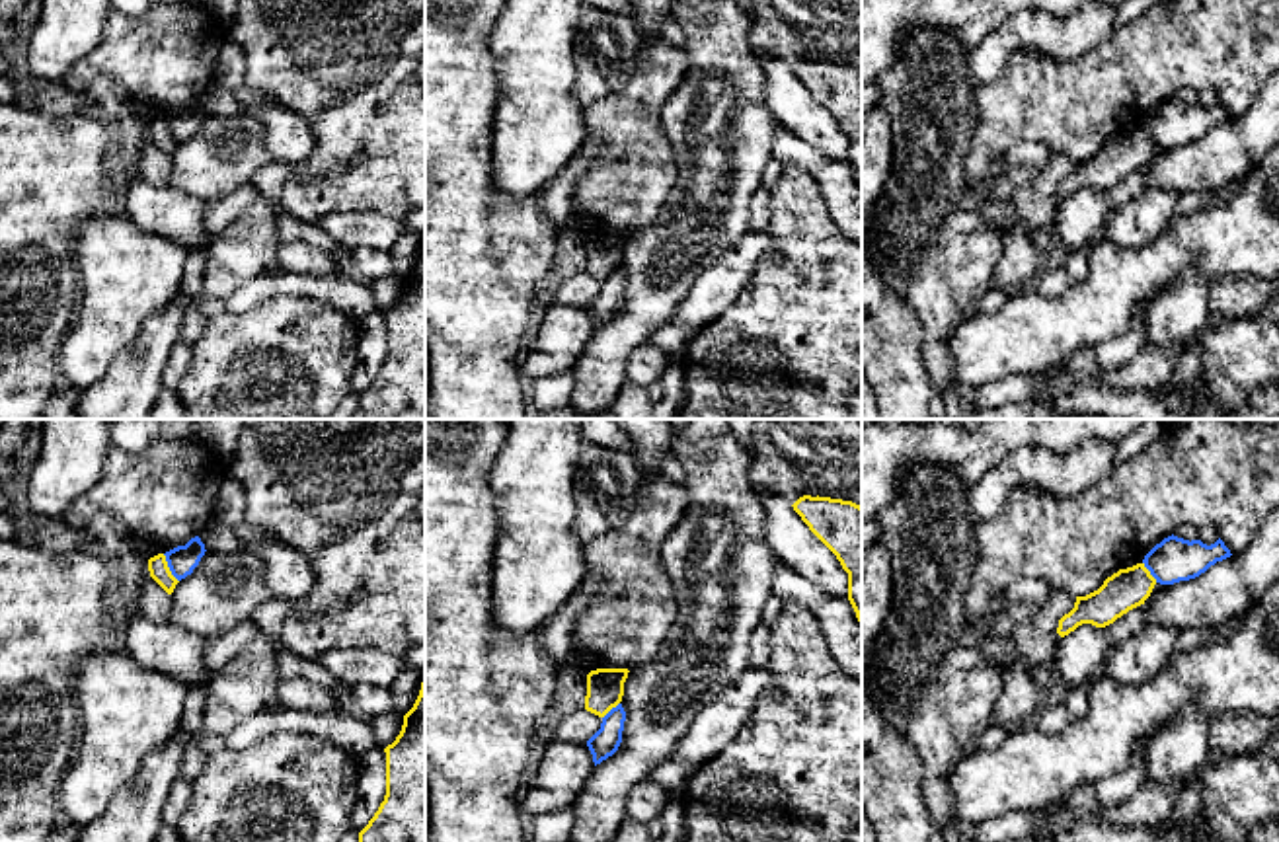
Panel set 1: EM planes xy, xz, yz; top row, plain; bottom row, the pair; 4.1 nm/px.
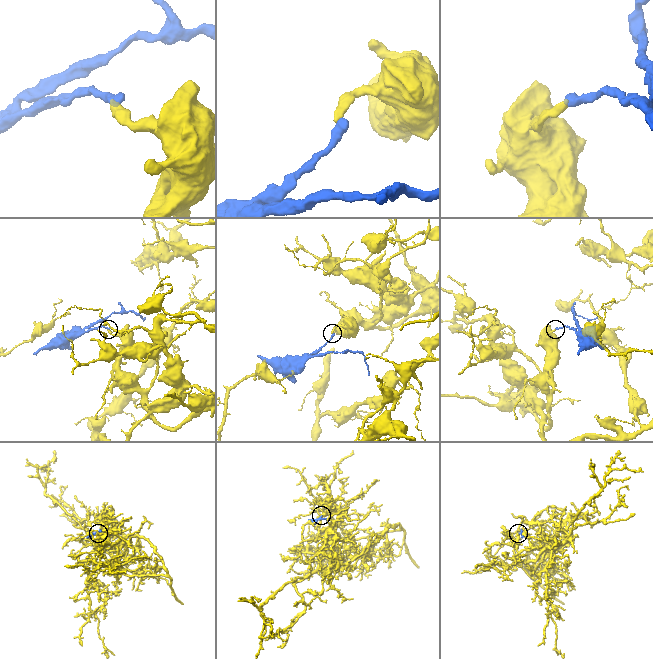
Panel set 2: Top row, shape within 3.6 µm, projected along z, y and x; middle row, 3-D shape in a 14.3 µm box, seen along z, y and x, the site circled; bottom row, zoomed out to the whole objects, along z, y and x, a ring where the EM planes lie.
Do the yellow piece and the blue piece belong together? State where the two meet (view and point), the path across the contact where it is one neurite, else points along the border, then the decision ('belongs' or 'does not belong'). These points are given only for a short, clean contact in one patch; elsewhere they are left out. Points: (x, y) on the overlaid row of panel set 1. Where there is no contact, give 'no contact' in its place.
contact xy (168, 568); border xy (162, 554), (178, 581); does not belong

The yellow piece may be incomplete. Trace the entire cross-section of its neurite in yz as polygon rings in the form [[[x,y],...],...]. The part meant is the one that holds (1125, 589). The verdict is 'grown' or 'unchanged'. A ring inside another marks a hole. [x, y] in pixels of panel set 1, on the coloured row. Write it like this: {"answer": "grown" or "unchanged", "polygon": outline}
{"answer": "unchanged", "polygon": [[[1144,563],[1119,569],[1098,591],[1076,596],[1074,608],[1059,620],[1057,633],[1065,637],[1082,624],[1105,628],[1129,610],[1144,604],[1154,585],[1156,579]]]}

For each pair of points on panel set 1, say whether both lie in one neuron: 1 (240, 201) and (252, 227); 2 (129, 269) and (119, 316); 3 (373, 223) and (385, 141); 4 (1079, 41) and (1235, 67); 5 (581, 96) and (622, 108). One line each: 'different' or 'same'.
1: different
2: same
3: different
4: different
5: different

